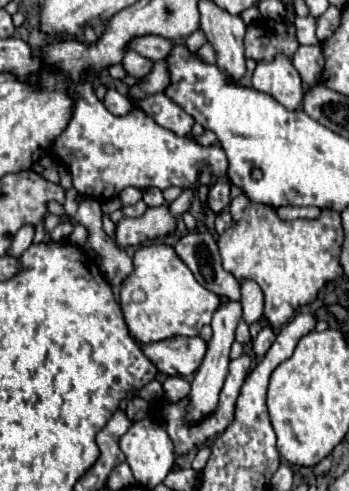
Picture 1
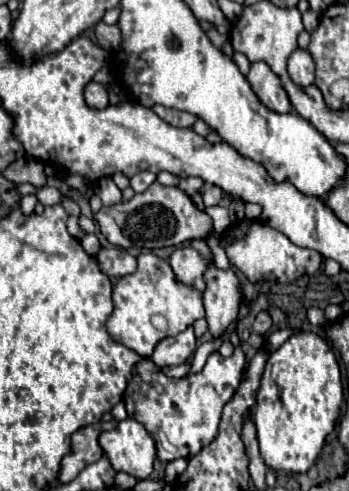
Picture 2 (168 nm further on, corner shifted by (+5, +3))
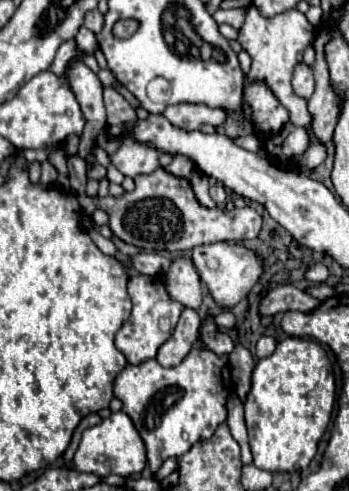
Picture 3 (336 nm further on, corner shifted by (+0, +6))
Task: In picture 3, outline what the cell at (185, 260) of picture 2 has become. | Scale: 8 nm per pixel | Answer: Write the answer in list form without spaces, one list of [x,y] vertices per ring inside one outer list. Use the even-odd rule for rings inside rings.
[[[187,258],[173,260],[173,264],[167,272],[165,290],[171,296],[171,300],[175,300],[187,308],[195,310],[201,306],[201,300],[203,300],[201,278],[191,260],[187,260]]]

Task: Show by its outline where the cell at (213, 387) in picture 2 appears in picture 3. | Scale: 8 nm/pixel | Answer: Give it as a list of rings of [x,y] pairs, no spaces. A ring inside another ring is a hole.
[[[197,344],[191,348],[191,352],[185,356],[185,360],[179,366],[163,368],[157,360],[147,360],[137,366],[125,366],[117,378],[113,394],[123,402],[123,412],[133,420],[133,426],[137,428],[139,436],[145,442],[147,450],[147,464],[151,472],[159,470],[161,462],[169,456],[183,456],[197,438],[211,438],[215,428],[225,422],[227,410],[225,402],[231,388],[231,372],[229,372],[229,358],[209,354],[207,350],[201,350]]]

